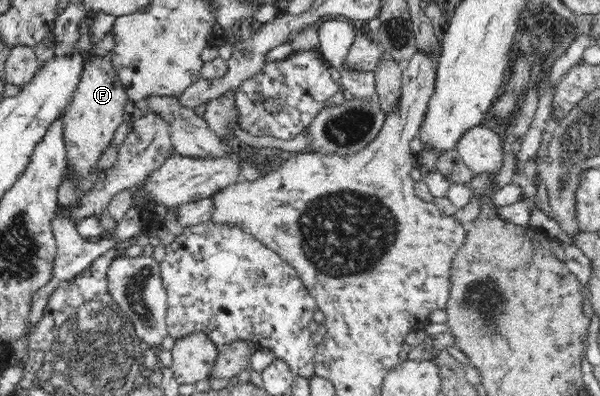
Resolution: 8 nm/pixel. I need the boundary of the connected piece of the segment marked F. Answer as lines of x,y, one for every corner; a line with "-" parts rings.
88,53
89,61
85,63
79,84
76,86
73,98
70,100
69,106
66,108
64,130
65,130
65,148
67,148
68,163
70,169
85,178
89,175
89,171
95,167
99,155
112,143
117,127
124,122
124,113
131,107
129,95
125,90
125,85
121,82
117,70
113,68
112,58
107,54

